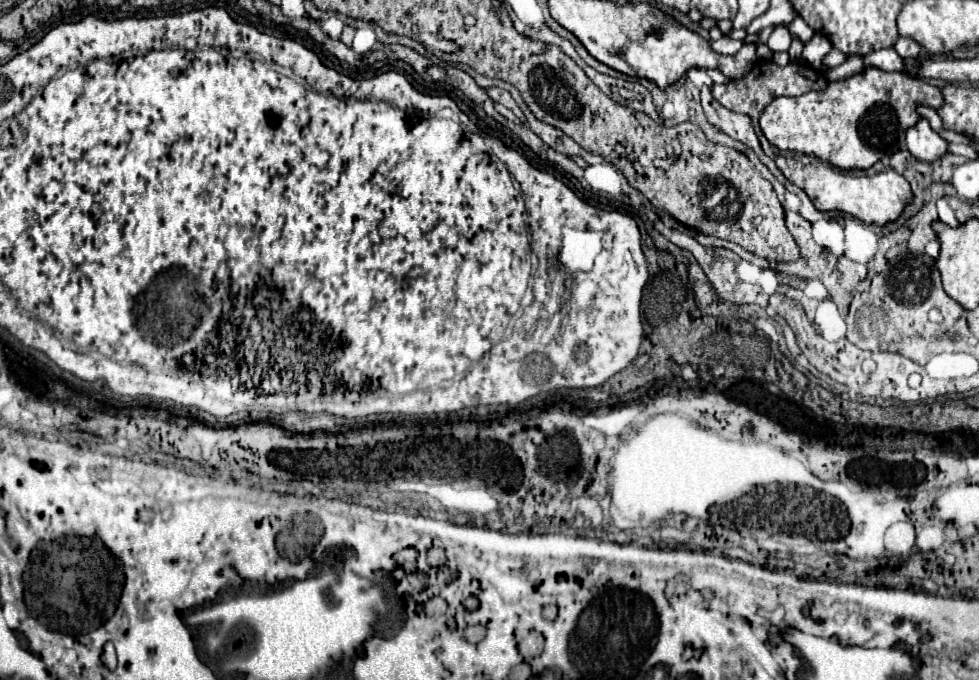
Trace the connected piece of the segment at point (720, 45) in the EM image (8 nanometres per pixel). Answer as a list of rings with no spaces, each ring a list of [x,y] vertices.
[[[722,36],[720,40],[710,40],[710,46],[712,46],[712,50],[716,50],[718,54],[736,54],[740,48],[742,48],[742,40],[732,40],[732,38],[728,38],[728,36]]]

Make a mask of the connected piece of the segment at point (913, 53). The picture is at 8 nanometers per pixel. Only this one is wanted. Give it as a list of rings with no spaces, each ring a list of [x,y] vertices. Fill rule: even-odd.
[[[898,38],[894,48],[902,58],[916,58],[922,52],[920,44],[916,44],[916,40],[912,40],[912,38]]]

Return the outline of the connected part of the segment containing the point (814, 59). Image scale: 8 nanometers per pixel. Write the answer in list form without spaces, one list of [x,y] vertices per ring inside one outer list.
[[[816,34],[816,36],[804,46],[802,58],[804,58],[808,64],[812,64],[816,70],[822,70],[822,60],[824,60],[824,56],[830,52],[830,48],[832,48],[830,40],[824,38],[824,36],[820,36],[820,34]]]

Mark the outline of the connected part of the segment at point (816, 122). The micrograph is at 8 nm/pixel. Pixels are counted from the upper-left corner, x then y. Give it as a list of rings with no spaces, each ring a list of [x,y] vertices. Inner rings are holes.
[[[864,68],[860,74],[830,82],[826,90],[806,92],[798,98],[774,98],[760,116],[760,128],[778,150],[794,150],[818,156],[836,168],[870,168],[882,156],[890,156],[904,146],[904,134],[918,122],[916,104],[940,108],[944,104],[940,88],[908,72],[884,72]]]

